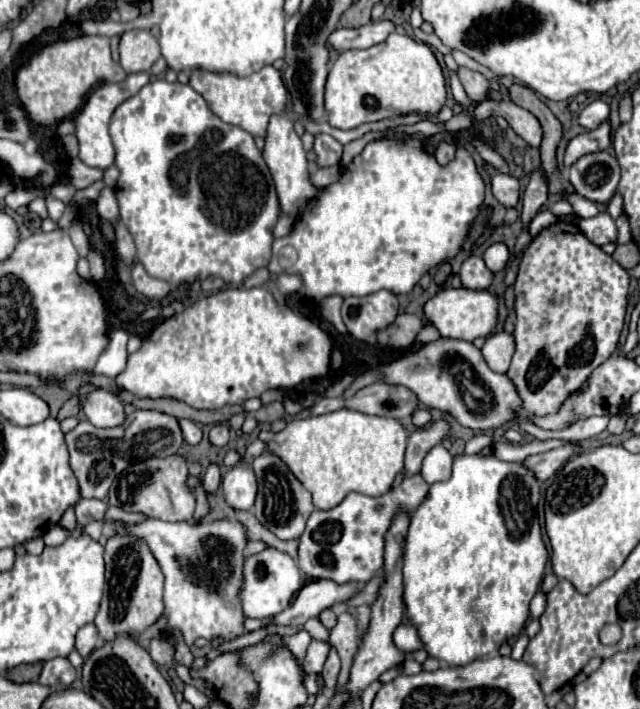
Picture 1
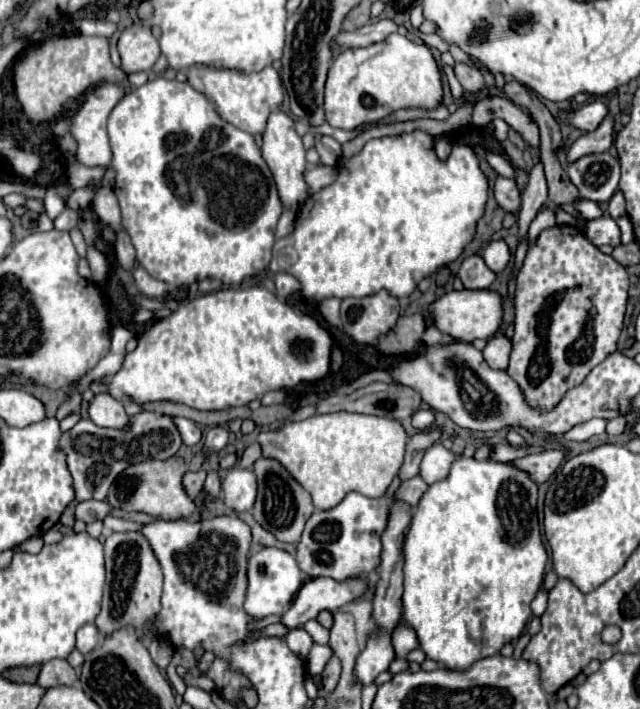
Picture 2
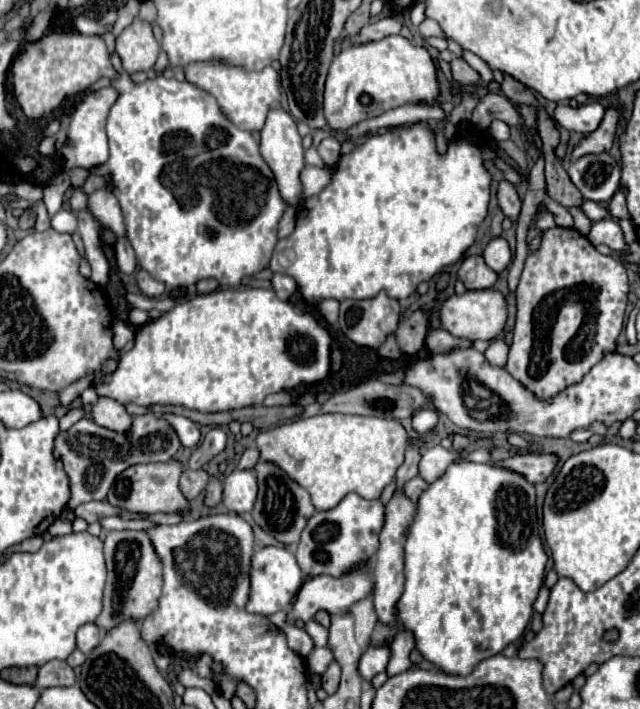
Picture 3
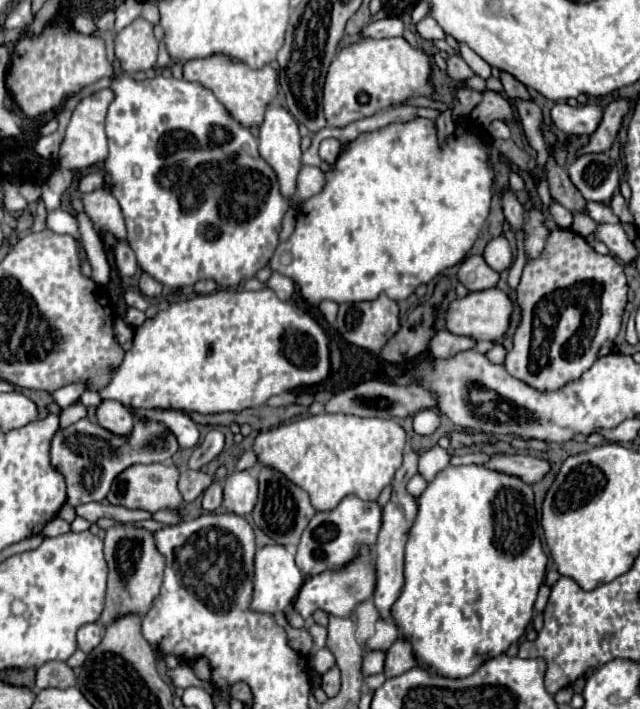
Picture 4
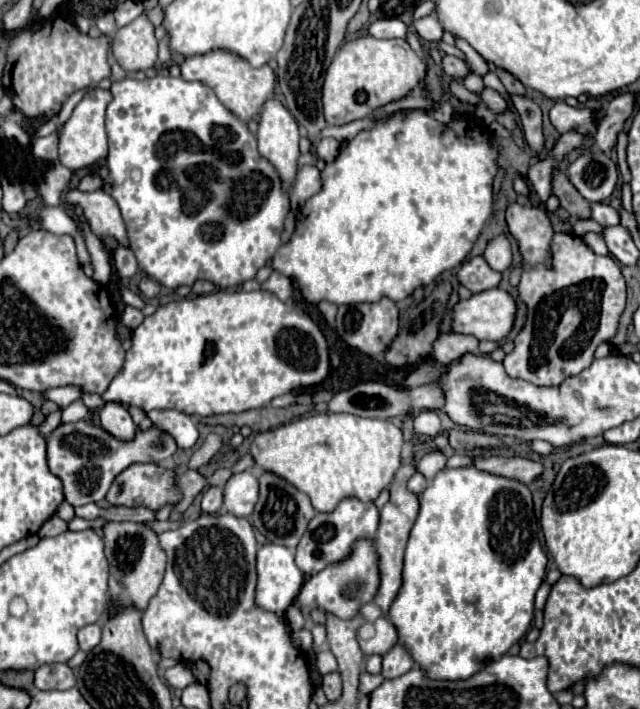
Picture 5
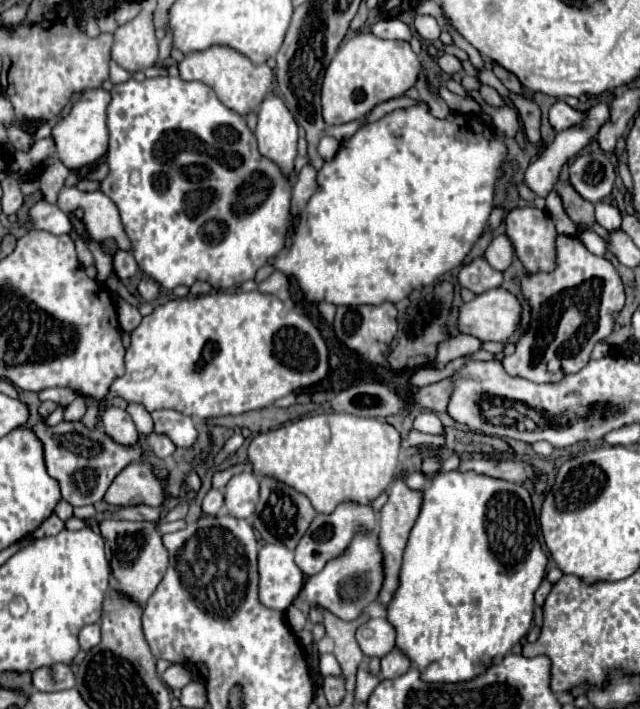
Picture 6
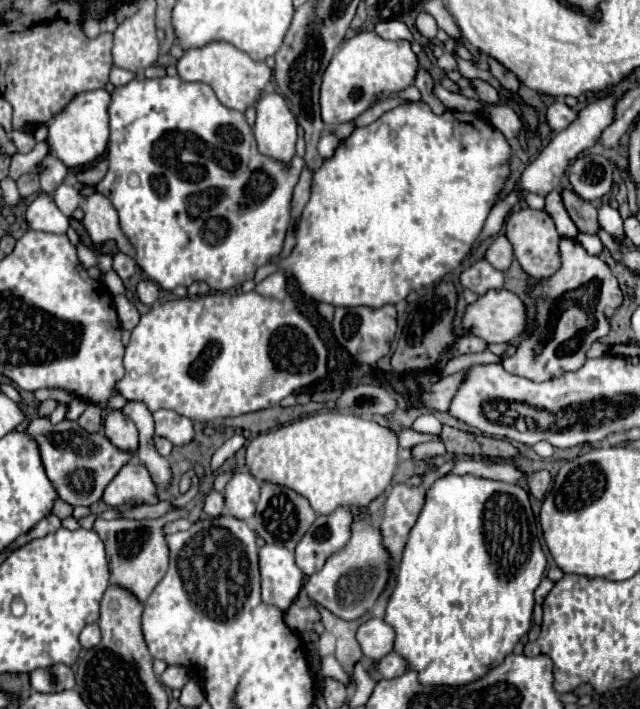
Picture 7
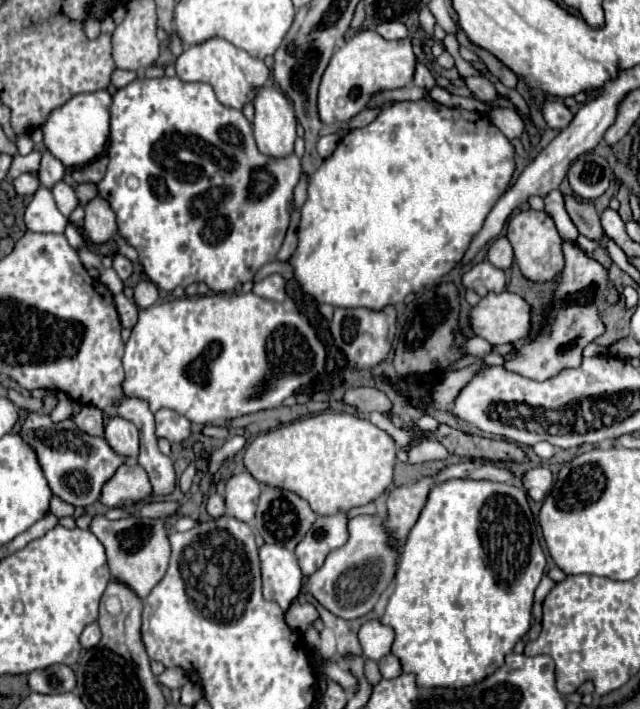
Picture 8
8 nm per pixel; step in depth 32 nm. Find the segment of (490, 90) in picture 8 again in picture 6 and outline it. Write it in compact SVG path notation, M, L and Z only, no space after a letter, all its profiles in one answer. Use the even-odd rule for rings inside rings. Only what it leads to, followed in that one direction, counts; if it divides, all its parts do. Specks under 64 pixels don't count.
M482 86L482 88L480 88L480 96L482 96L482 100L484 100L488 106L492 106L492 108L502 108L502 106L504 106L504 100L500 98L500 94L498 94L494 88L490 88L490 86Z

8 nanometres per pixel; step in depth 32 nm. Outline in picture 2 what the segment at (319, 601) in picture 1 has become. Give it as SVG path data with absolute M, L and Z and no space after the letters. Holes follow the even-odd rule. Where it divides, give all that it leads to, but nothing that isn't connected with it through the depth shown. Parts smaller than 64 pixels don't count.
M314 578L308 580L292 606L282 614L280 622L288 628L298 628L308 620L316 618L322 610L336 610L344 604L350 604L354 598L362 596L366 590L366 580L344 580L336 582L332 578Z

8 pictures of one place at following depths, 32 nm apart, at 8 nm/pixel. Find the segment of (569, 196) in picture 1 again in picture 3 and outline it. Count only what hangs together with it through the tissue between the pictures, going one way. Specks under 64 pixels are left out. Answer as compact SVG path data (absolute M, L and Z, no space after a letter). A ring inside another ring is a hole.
M582 202L580 210L590 218L590 220L602 220L602 218L610 218L610 214L598 204L598 202Z

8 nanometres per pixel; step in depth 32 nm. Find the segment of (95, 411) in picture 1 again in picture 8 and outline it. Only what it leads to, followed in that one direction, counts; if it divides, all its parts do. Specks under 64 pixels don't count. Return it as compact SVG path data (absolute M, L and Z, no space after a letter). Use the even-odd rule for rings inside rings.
M110 416L104 428L104 436L108 440L108 444L122 456L128 458L136 458L138 456L138 428L120 418L120 416Z

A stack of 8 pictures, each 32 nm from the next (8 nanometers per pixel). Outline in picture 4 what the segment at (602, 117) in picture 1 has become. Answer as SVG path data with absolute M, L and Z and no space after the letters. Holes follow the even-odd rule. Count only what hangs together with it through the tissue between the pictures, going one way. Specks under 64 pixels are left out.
M558 102L552 108L552 124L568 134L592 134L600 120L604 110L598 104L586 104L572 108L566 102Z

